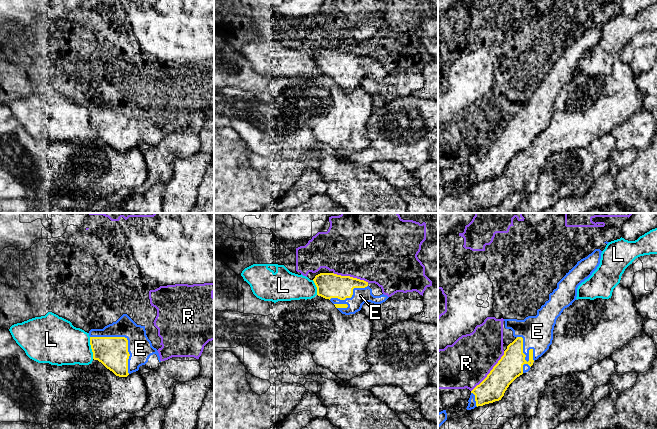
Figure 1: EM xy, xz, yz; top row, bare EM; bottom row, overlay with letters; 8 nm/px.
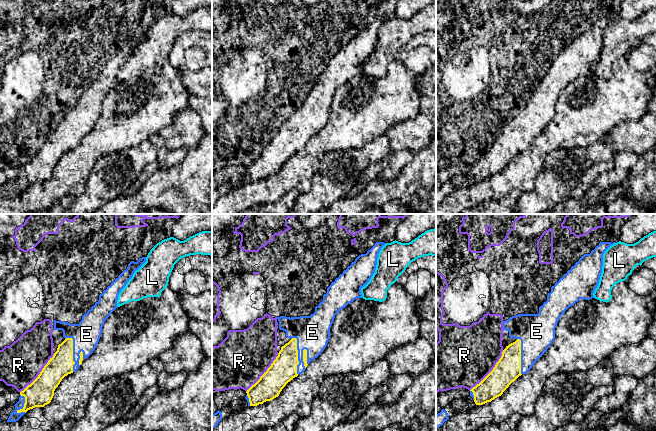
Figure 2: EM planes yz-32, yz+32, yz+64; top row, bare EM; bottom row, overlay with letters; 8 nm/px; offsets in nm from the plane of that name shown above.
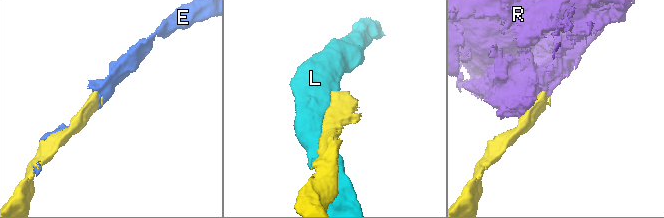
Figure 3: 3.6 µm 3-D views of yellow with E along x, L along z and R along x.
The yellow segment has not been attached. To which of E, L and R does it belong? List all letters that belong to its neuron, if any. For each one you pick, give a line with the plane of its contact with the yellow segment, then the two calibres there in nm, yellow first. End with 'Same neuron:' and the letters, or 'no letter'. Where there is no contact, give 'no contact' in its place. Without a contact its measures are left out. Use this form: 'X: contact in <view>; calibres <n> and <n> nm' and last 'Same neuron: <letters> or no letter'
E: contact in yz; calibres 200 and 260 nm
Same neuron: E

